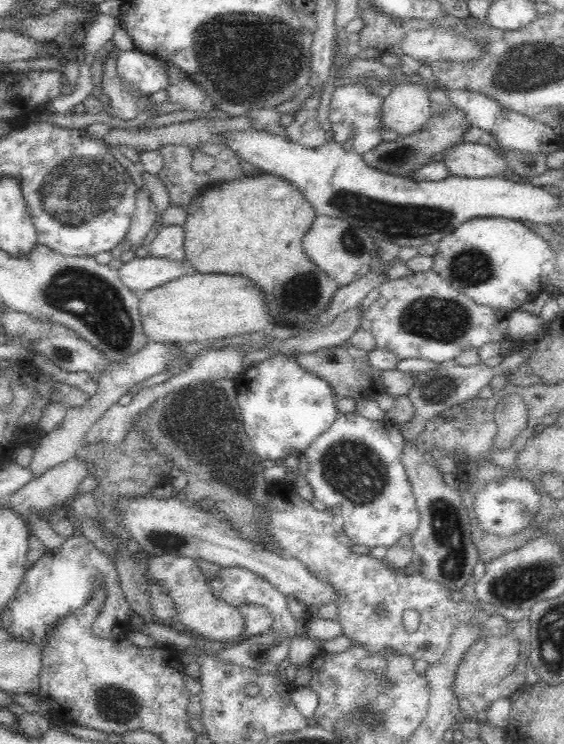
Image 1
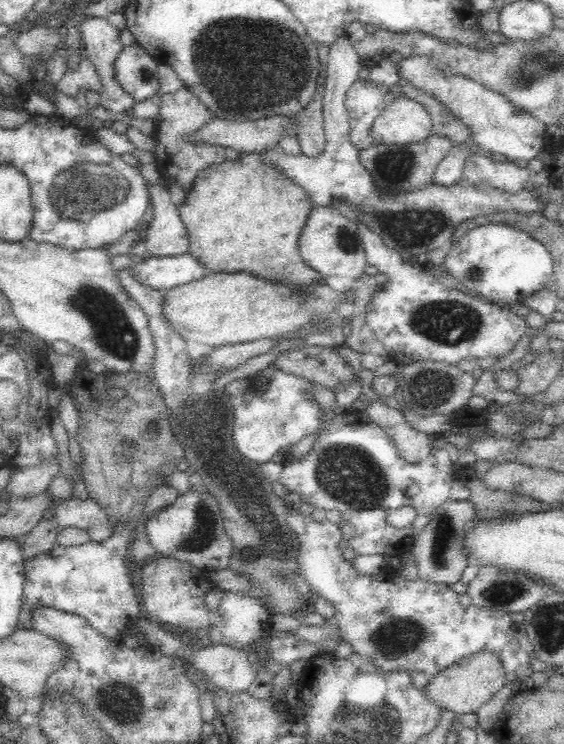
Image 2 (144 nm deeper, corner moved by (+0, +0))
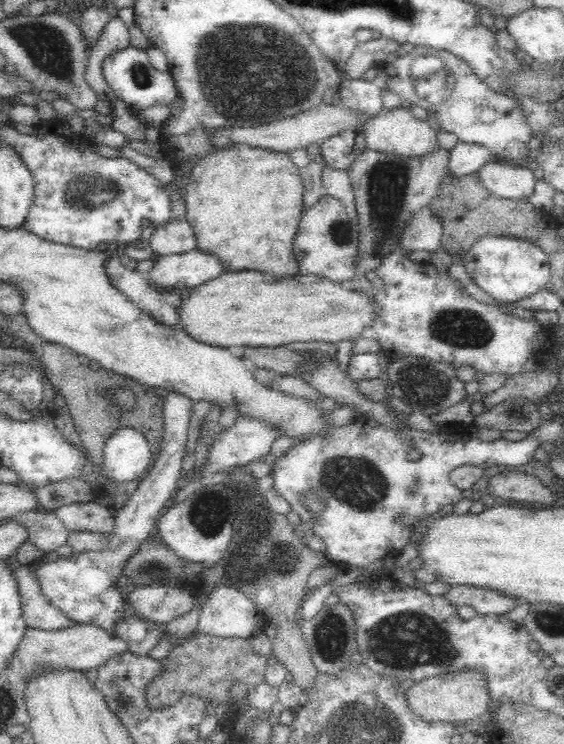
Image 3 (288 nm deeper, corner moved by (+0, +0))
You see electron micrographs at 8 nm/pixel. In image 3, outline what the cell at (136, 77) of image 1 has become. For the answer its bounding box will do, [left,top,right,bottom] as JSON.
[102,48,180,116]

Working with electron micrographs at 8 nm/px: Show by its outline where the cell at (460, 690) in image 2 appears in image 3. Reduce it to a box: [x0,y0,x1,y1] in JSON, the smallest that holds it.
[406,670,488,726]

